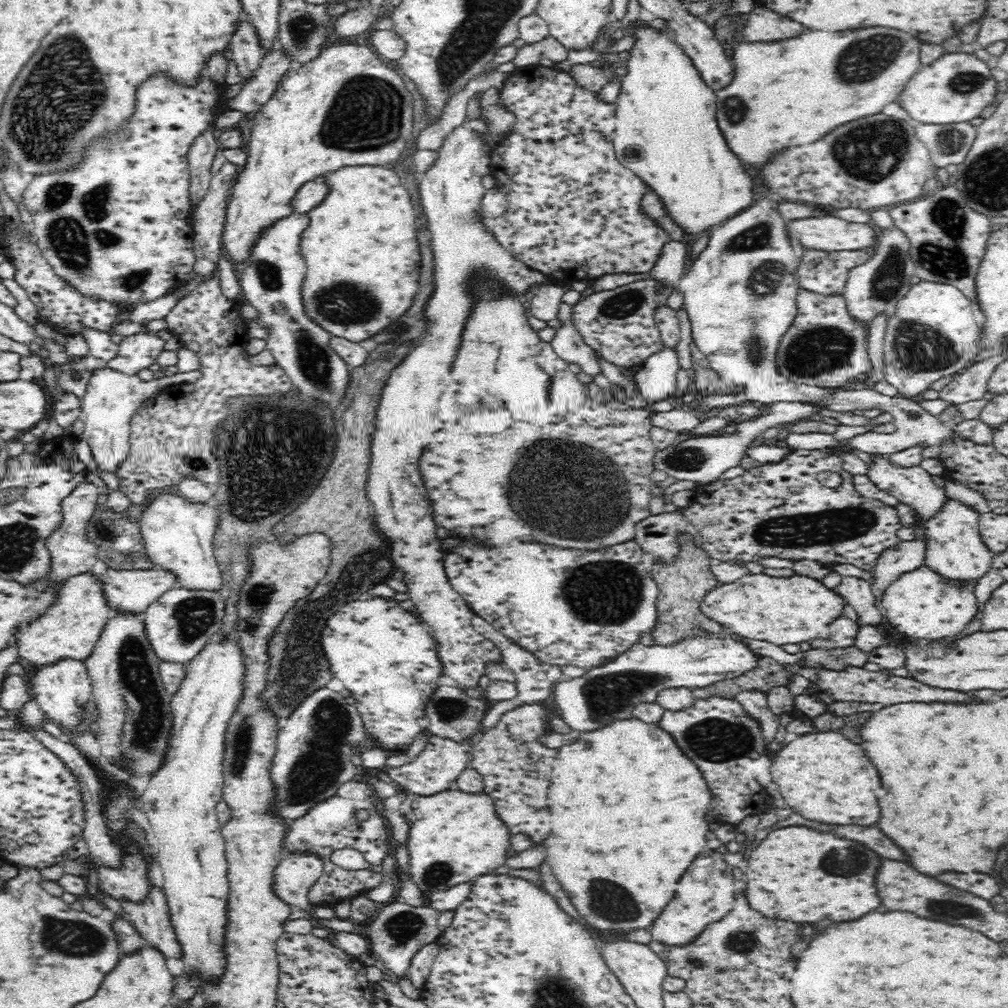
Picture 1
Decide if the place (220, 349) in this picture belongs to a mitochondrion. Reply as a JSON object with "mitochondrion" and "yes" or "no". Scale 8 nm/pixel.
{"mitochondrion":"no"}

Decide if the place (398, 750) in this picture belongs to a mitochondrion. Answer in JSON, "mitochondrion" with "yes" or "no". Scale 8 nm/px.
{"mitochondrion":"no"}

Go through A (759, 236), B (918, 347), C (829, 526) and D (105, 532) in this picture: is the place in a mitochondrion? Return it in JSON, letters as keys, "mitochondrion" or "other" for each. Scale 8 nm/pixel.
{"A":"mitochondrion","B":"mitochondrion","C":"mitochondrion","D":"mitochondrion"}

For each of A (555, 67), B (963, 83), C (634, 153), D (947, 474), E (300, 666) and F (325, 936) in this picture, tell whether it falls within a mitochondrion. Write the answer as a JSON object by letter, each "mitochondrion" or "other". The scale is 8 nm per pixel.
{"A":"other","B":"mitochondrion","C":"other","D":"other","E":"mitochondrion","F":"other"}

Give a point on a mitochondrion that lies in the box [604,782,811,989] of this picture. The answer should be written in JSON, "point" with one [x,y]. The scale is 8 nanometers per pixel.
{"point":[742,943]}

